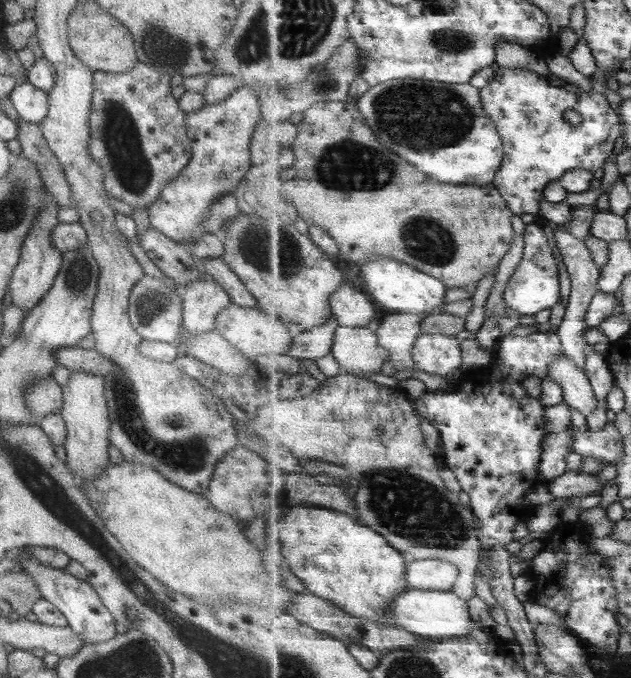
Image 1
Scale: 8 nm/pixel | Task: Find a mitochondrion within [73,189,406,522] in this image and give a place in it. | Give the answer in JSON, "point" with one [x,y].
{"point":[189,456]}

